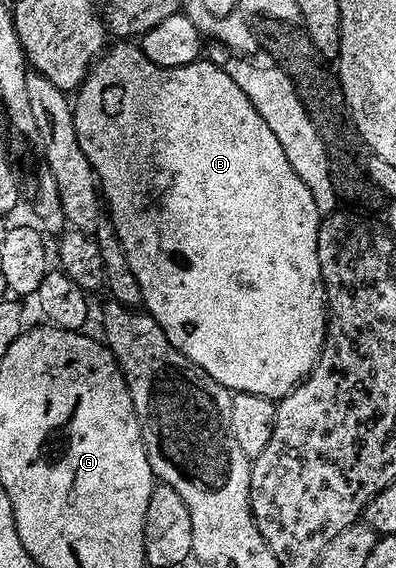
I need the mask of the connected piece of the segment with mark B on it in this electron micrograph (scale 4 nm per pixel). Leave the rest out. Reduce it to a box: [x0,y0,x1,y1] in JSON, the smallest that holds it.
[72,40,326,400]

